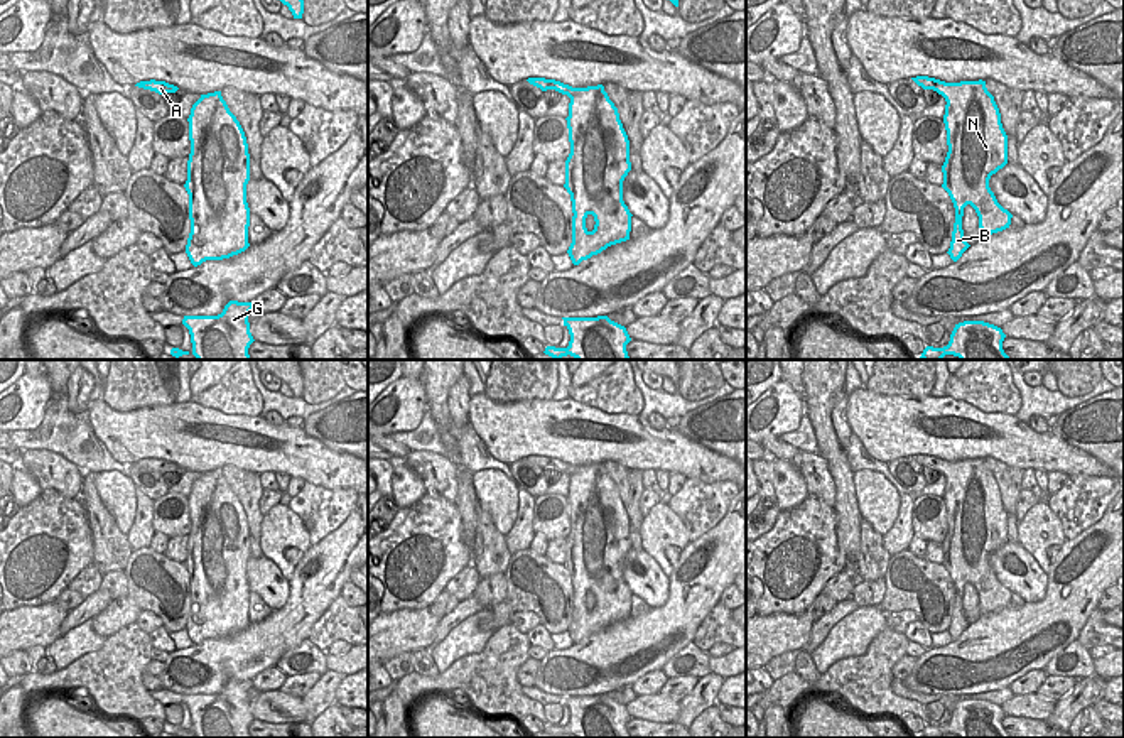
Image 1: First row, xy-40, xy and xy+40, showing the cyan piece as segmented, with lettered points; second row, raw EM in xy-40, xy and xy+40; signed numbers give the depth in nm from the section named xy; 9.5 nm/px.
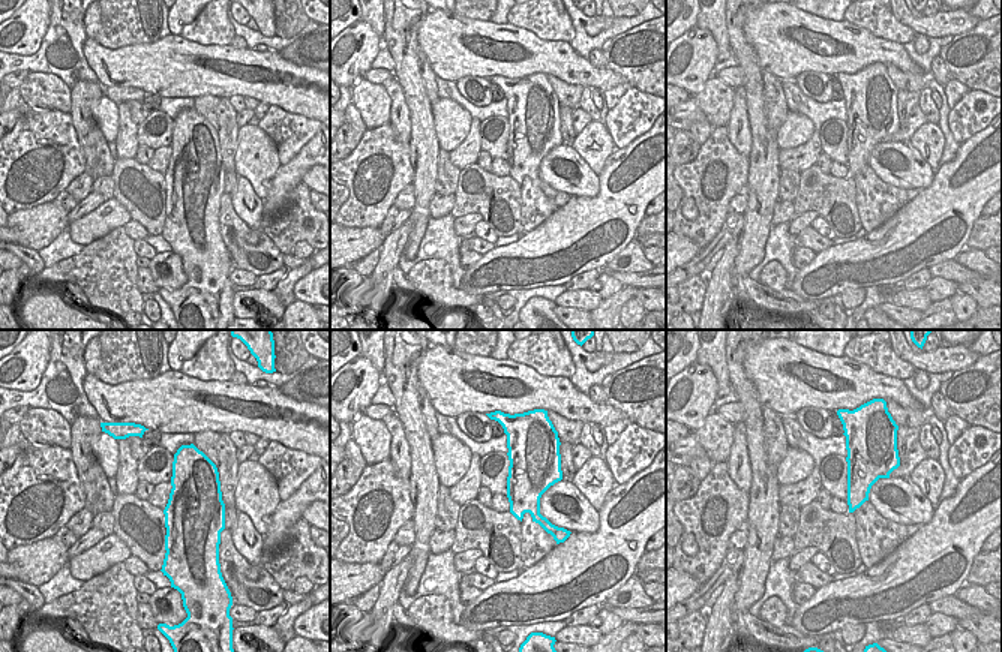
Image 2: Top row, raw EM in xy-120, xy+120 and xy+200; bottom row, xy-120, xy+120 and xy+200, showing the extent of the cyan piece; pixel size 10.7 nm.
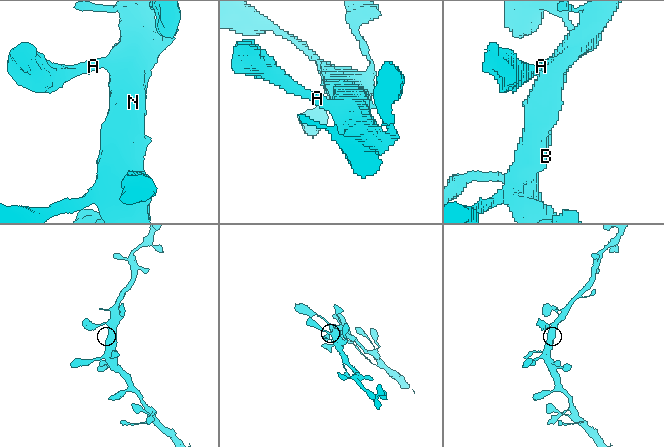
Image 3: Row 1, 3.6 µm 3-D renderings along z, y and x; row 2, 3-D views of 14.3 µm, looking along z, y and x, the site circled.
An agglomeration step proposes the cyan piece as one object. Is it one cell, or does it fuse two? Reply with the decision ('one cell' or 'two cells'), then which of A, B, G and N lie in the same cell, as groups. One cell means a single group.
one cell; groups A B G N

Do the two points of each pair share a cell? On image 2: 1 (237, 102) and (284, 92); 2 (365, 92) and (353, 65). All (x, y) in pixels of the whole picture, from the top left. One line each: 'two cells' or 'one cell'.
1: two cells
2: two cells

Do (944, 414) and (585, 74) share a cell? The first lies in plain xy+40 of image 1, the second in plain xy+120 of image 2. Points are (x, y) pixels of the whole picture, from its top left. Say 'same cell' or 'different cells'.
same cell

